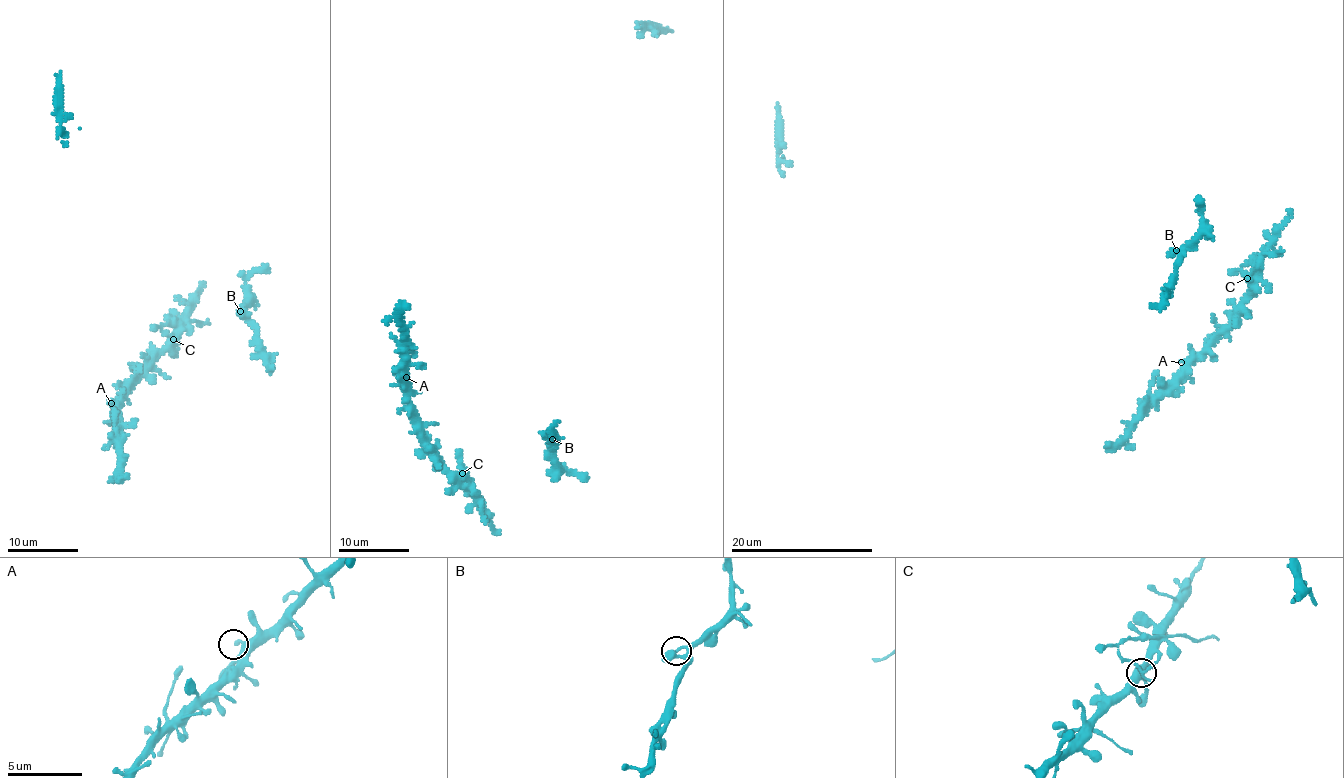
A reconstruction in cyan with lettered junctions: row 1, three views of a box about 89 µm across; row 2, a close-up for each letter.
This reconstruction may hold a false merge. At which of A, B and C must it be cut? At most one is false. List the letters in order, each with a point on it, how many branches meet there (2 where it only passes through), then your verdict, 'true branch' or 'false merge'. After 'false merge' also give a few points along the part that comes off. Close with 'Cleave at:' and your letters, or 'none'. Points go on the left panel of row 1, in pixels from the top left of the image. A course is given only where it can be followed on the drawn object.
A: (111, 403) | 2 | true branch
B: (240, 311) | 2 | true branch
C: (173, 339) | 2 | false merge | (174, 340), (163, 330), (164, 325), (188, 321), (211, 325)
Cleave at: C

